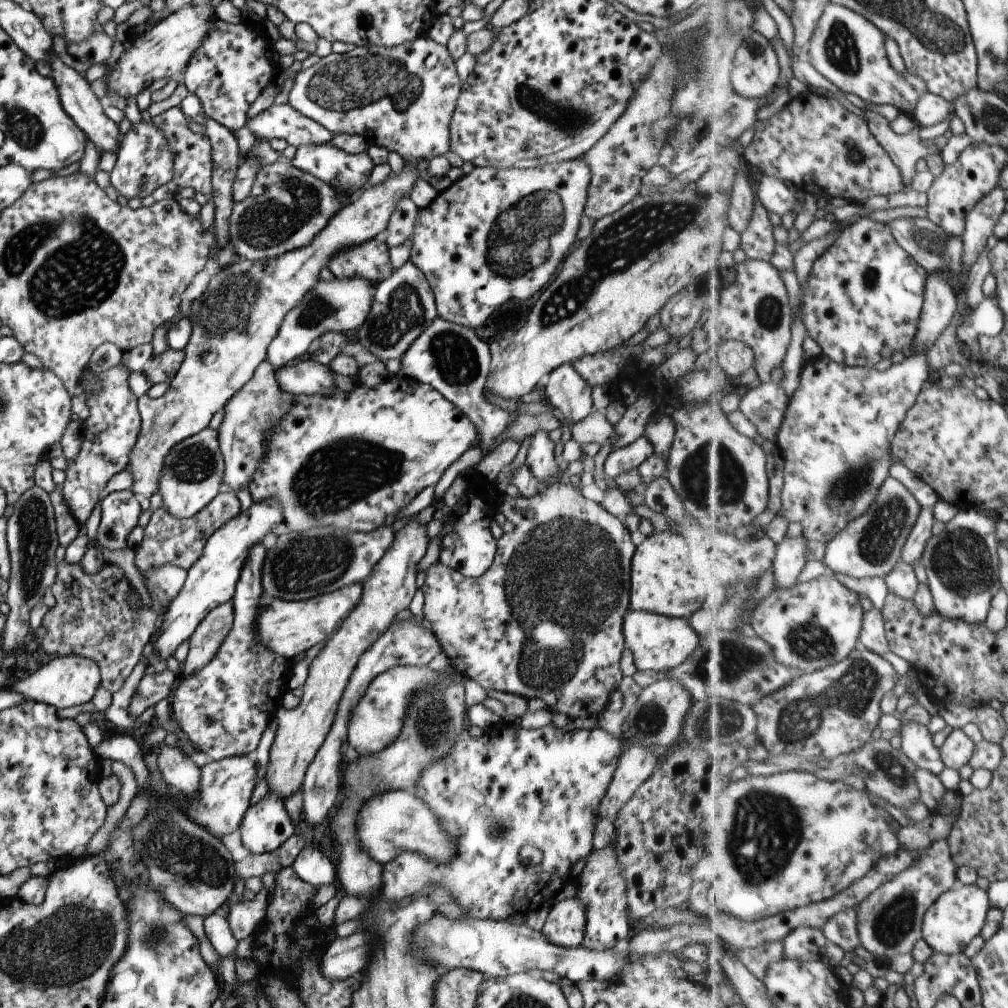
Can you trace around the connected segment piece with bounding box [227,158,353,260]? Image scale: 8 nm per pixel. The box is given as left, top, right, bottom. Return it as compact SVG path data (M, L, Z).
M284 158L262 166L255 174L249 198L234 202L227 220L229 242L239 258L270 259L303 248L325 228L332 214L353 196L337 194L327 182L295 168Z

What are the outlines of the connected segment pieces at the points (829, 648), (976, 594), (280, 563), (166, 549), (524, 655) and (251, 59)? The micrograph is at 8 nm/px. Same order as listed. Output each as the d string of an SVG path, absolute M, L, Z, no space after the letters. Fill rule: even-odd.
M833 573L797 583L793 588L776 588L755 609L752 616L752 633L771 645L775 658L781 664L797 666L800 673L820 671L832 664L843 662L859 646L865 620L865 612L859 602L861 598L859 593L843 586Z
M961 510L946 523L944 531L933 535L927 544L922 563L937 611L949 620L963 620L965 624L983 624L992 610L992 600L1003 588L1000 578L1000 541L997 524L991 516L979 511Z
M391 526L375 532L351 532L345 528L313 527L303 532L281 531L272 549L266 551L261 568L263 596L288 601L304 601L335 592L348 584L361 583L389 550L393 542Z
M218 492L217 496L189 518L173 518L167 514L165 508L155 509L147 524L143 527L143 538L139 546L134 550L134 565L140 572L149 568L159 568L163 564L173 564L183 570L191 568L197 558L201 556L205 541L221 528L225 522L229 522L239 512L239 501L233 492Z
M559 480L557 484L547 486L534 497L518 496L514 501L508 502L505 495L500 495L500 510L509 522L513 523L513 530L503 533L496 539L496 548L489 568L477 578L464 577L459 572L451 570L437 562L425 570L423 585L422 616L431 624L433 634L440 644L440 649L449 658L450 667L456 674L474 680L484 689L493 689L502 693L513 694L519 698L541 699L547 708L559 714L565 714L571 720L575 718L596 717L605 710L609 694L615 690L623 675L619 670L619 656L624 649L623 616L629 609L630 589L630 560L635 546L631 541L630 532L616 517L607 513L599 503L584 498L579 489L570 483ZM528 508L533 511L532 518L528 519L523 511Z
M217 18L188 60L181 81L188 93L197 96L203 113L233 133L246 124L249 106L278 75L280 65L273 65L265 57L270 46L271 41L263 31L262 24L244 21L232 24Z

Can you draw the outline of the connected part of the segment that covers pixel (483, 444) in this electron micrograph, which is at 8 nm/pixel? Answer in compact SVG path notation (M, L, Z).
M435 317L433 322L409 344L400 358L400 366L395 376L407 376L432 386L445 400L452 402L475 426L477 445L490 453L493 438L499 436L514 416L507 410L486 402L482 396L487 372L489 372L490 354L488 344L481 341L473 330L442 318Z

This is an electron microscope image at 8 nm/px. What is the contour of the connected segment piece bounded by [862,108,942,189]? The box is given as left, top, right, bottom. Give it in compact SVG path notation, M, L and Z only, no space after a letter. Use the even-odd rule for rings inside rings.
M871 108L862 111L873 136L876 136L881 146L889 152L889 156L896 162L897 168L901 168L901 174L905 178L907 189L911 188L913 178L918 173L917 162L919 162L919 159L927 158L932 152L941 154L942 149L938 149L935 146L925 146L921 142L919 130L923 126L920 126L918 123L907 134L899 135L891 128L890 120L885 118L883 114L877 114Z

